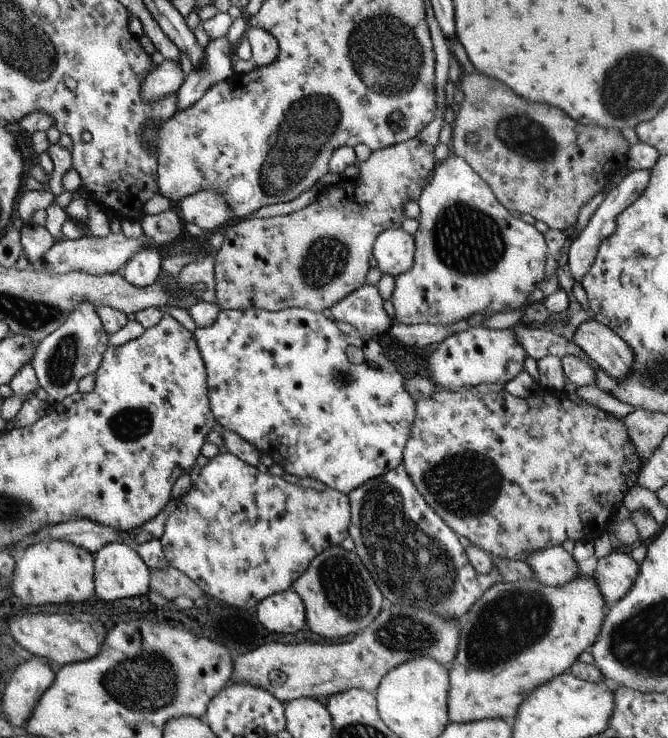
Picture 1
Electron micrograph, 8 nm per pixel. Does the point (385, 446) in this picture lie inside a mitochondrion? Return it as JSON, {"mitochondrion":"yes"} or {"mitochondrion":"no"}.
{"mitochondrion":"no"}

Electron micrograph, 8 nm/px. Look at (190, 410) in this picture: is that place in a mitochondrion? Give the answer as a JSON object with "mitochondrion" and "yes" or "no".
{"mitochondrion":"no"}

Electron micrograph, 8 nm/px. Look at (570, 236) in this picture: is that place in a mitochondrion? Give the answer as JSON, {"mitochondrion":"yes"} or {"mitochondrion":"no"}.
{"mitochondrion":"no"}

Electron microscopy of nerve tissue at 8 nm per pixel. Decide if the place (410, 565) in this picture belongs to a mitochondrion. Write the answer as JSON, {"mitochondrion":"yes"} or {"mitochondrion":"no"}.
{"mitochondrion":"yes"}

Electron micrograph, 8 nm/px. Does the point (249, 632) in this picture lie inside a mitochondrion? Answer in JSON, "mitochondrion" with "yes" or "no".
{"mitochondrion":"no"}

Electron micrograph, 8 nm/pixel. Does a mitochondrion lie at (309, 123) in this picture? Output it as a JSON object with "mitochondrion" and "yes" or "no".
{"mitochondrion":"yes"}

